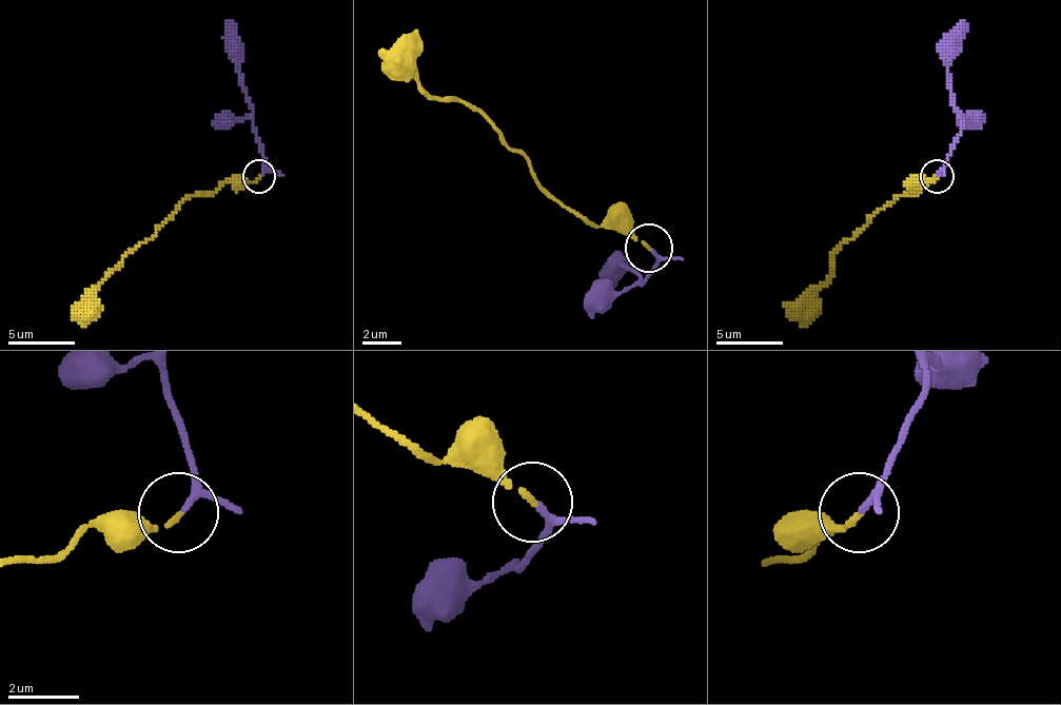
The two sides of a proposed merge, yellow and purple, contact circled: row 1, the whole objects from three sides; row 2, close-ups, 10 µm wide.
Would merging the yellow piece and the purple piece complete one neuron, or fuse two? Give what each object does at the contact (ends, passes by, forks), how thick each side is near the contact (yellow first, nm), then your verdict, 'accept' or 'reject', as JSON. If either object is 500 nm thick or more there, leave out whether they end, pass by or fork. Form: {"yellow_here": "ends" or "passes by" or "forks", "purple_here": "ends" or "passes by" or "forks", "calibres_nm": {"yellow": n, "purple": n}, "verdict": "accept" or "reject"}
{"yellow_here": "ends", "purple_here": "passes by", "calibres_nm": {"yellow": 140, "purple": 140}, "verdict": "accept"}

